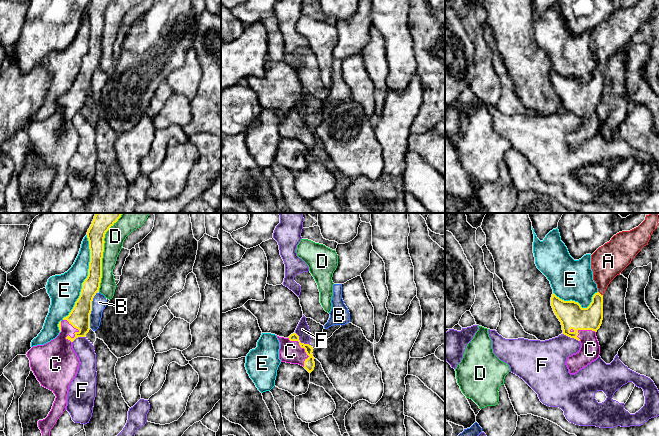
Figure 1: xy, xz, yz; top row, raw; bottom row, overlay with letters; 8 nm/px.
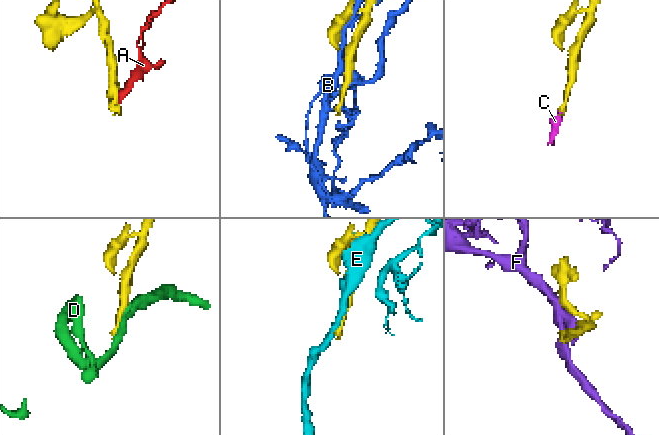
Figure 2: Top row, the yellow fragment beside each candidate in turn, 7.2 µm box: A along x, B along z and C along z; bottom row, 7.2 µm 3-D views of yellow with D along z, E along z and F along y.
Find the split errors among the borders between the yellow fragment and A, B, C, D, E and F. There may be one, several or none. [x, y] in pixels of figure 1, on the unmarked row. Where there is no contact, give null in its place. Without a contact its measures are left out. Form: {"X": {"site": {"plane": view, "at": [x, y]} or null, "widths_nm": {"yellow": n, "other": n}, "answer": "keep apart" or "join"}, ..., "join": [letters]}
{"A": {"site": {"plane": "yz", "at": [599, 69]}, "widths_nm": {"yellow": 190, "other": 260}, "answer": "keep apart"}, "B": {"site": {"plane": "xy", "at": [91, 86]}, "widths_nm": {"yellow": 170, "other": 120}, "answer": "keep apart"}, "C": {"site": {"plane": "xy", "at": [75, 108]}, "widths_nm": {"yellow": 170, "other": 280}, "answer": "join"}, "D": {"site": {"plane": "xy", "at": [102, 33]}, "widths_nm": {"yellow": 140, "other": 160}, "answer": "keep apart"}, "E": {"site": {"plane": "xy", "at": [86, 54]}, "widths_nm": {"yellow": 140, "other": 260}, "answer": "keep apart"}, "F": {"site": {"plane": "xz", "at": [300, 118]}, "widths_nm": {"yellow": 90, "other": 110}, "answer": "keep apart"}, "join": ["C"]}

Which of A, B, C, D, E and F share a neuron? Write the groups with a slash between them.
A B / C / D / E / F

